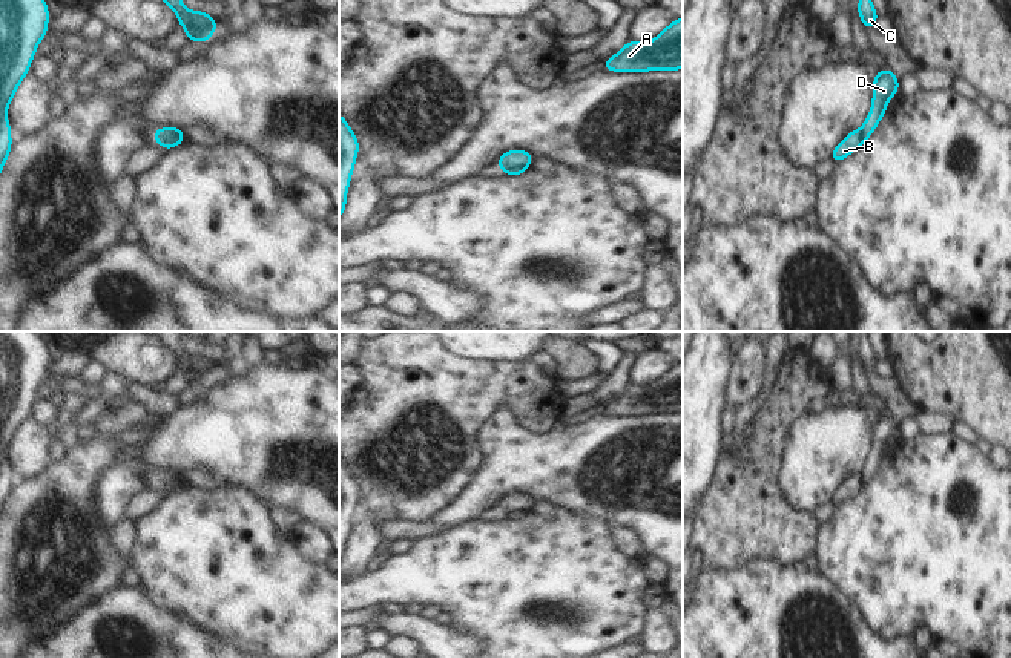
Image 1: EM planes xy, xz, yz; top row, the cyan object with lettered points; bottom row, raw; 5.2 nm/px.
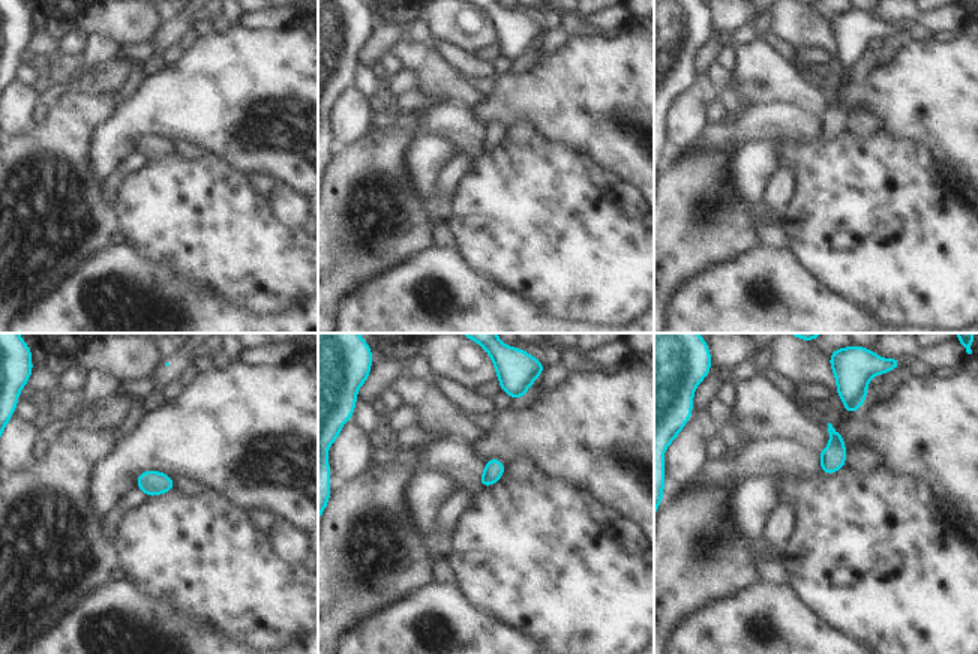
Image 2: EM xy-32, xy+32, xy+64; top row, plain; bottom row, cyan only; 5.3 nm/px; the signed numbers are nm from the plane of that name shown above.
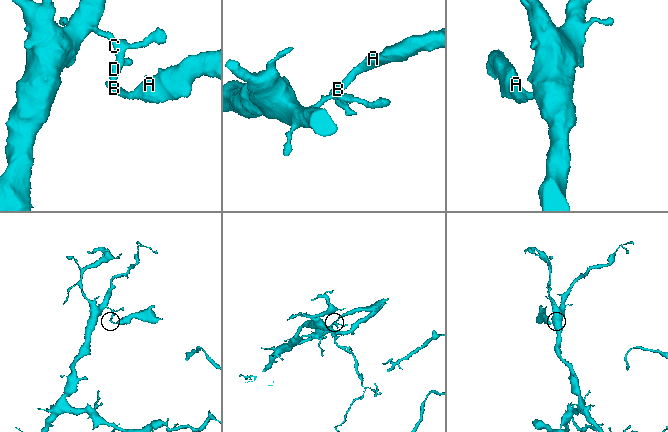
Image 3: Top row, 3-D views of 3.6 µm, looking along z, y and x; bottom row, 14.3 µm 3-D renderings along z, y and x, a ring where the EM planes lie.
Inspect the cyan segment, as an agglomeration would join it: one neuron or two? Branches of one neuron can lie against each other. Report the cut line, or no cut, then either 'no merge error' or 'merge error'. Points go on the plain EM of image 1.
xz (525, 511), (510, 511), (505, 514) | merge error

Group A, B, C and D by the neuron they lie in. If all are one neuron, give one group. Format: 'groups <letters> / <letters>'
groups A B / C D

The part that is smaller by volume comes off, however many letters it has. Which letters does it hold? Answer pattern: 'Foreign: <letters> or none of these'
Foreign: A, B

